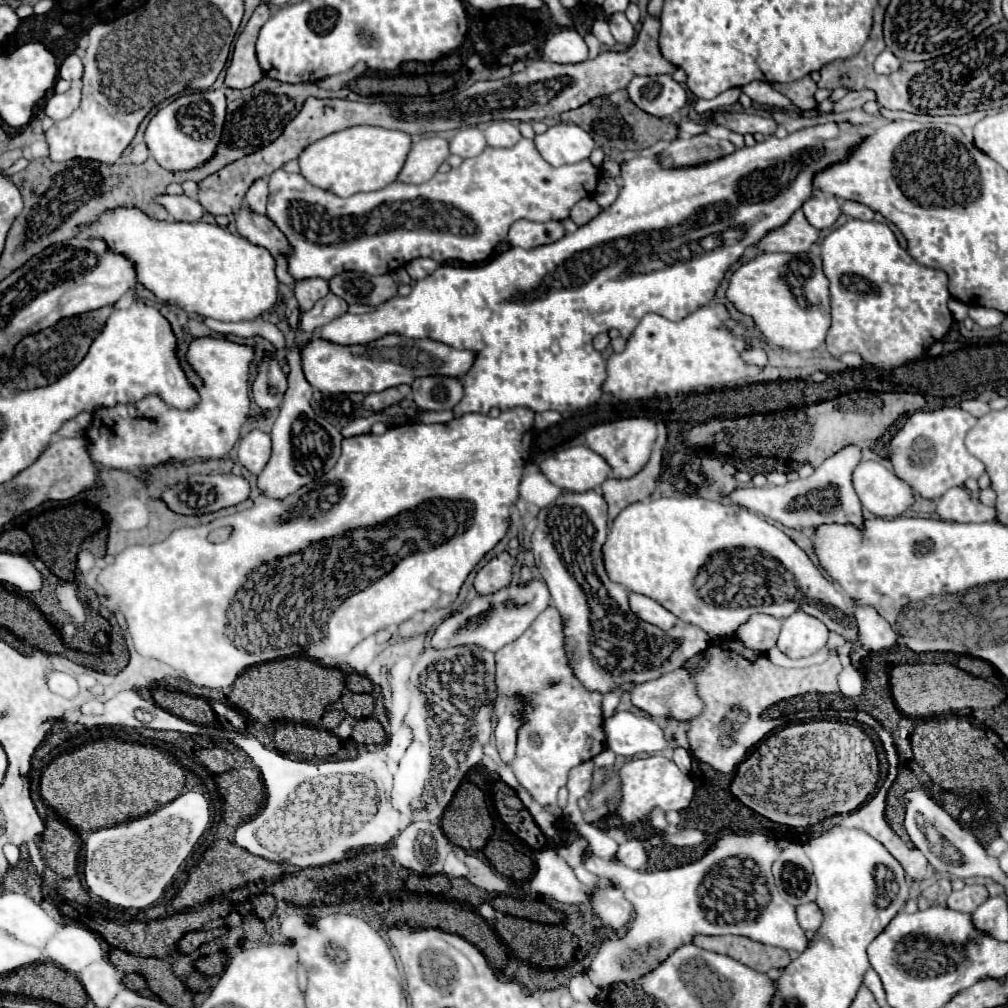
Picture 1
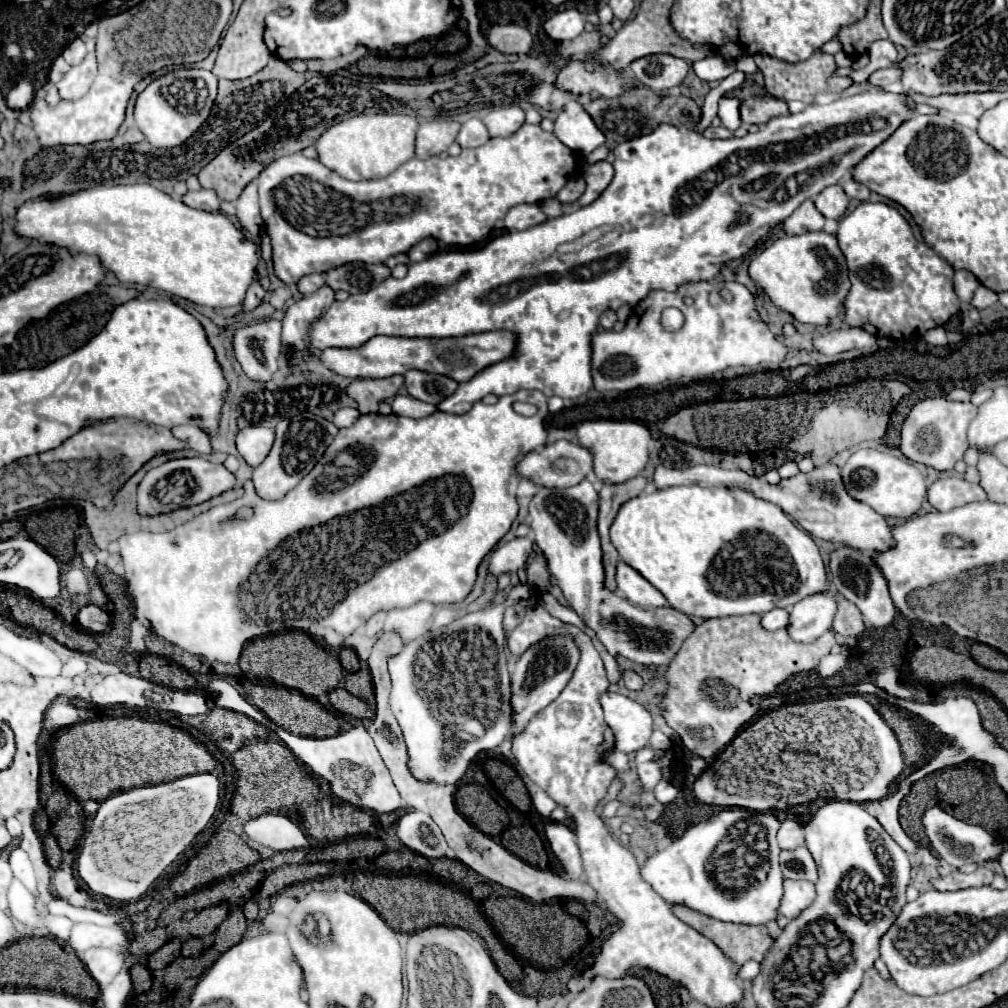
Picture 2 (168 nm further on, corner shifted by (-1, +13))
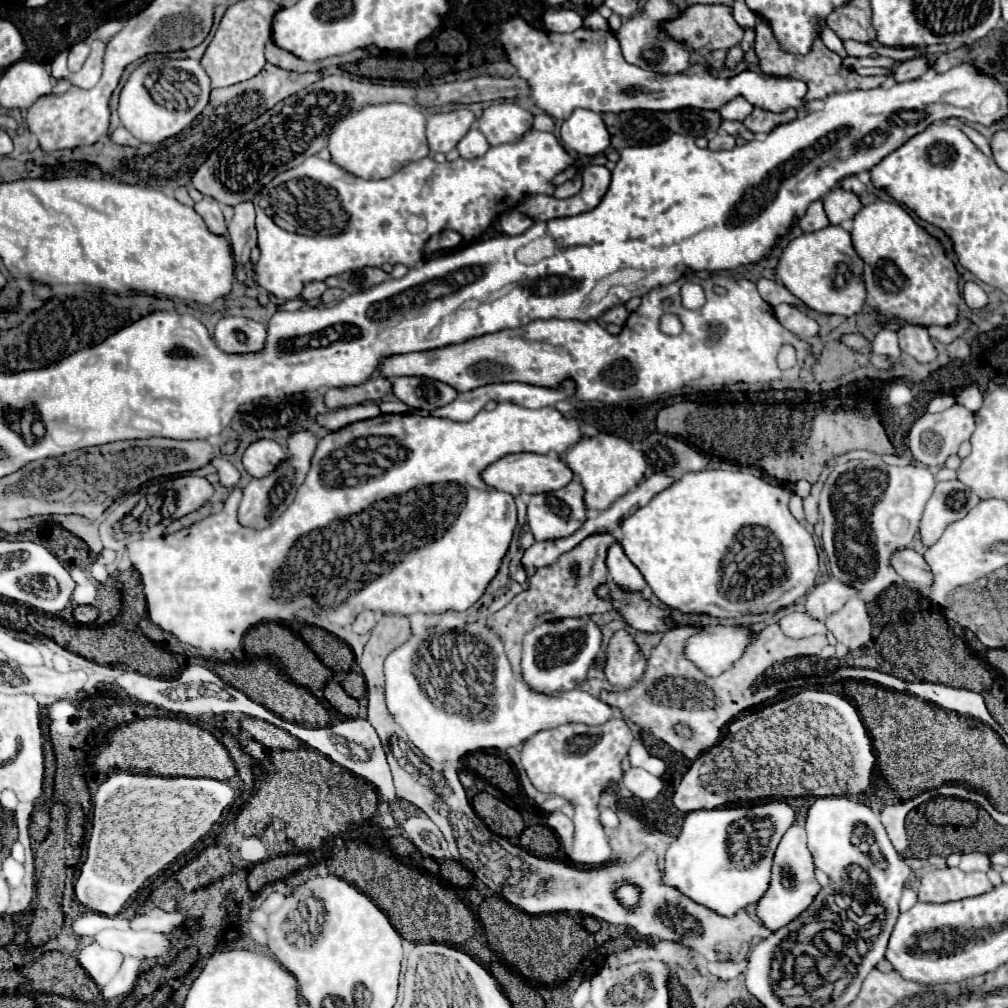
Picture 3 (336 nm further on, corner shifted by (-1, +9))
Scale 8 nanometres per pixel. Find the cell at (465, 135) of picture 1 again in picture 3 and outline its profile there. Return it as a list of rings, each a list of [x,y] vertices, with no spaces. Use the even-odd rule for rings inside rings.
[[[473,127],[473,129],[459,141],[457,149],[459,149],[459,153],[461,153],[463,159],[475,159],[475,157],[481,157],[483,153],[487,153],[489,143],[487,143],[487,139],[483,137],[483,133],[481,133],[477,127]]]

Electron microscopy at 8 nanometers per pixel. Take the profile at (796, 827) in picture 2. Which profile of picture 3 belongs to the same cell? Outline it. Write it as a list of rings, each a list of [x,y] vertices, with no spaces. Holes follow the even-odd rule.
[[[795,823],[795,825],[791,825],[791,829],[787,829],[787,833],[783,835],[783,839],[775,851],[769,889],[757,901],[757,917],[769,931],[777,931],[777,929],[789,925],[797,915],[801,915],[813,903],[813,899],[821,891],[821,885],[817,883],[813,871],[815,871],[815,865],[813,865],[813,857],[811,857],[809,849],[807,849],[805,829]]]

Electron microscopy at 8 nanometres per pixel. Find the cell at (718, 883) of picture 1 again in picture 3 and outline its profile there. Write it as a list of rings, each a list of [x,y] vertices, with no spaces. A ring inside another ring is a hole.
[[[767,801],[757,805],[737,805],[737,807],[717,807],[717,809],[699,809],[685,815],[681,833],[677,841],[669,847],[665,855],[665,869],[663,881],[667,885],[677,887],[681,893],[715,909],[719,915],[731,917],[737,911],[745,909],[747,905],[755,905],[759,897],[767,891],[767,881],[771,879],[771,861],[773,853],[785,835],[785,831],[793,825],[795,811],[787,801]]]

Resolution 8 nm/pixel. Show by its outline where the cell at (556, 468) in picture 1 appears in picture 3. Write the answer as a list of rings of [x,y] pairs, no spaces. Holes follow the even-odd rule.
[[[517,453],[517,455],[505,455],[499,461],[491,463],[487,469],[483,469],[481,479],[493,489],[517,497],[519,493],[549,493],[561,489],[573,479],[573,473],[571,469],[567,469],[567,465],[563,465],[563,461],[557,455]]]

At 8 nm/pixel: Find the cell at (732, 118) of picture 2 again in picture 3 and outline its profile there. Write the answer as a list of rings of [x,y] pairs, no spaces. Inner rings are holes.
[[[737,97],[735,101],[729,101],[727,105],[723,105],[723,109],[719,109],[721,117],[731,119],[731,121],[743,121],[751,111],[753,107],[743,97]]]

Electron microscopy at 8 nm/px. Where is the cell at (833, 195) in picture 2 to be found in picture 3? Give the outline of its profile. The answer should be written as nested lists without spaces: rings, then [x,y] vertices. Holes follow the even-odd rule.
[[[835,187],[833,191],[829,191],[823,199],[823,205],[825,205],[825,213],[833,225],[853,219],[859,213],[859,209],[863,207],[855,193],[845,191],[841,187]]]

